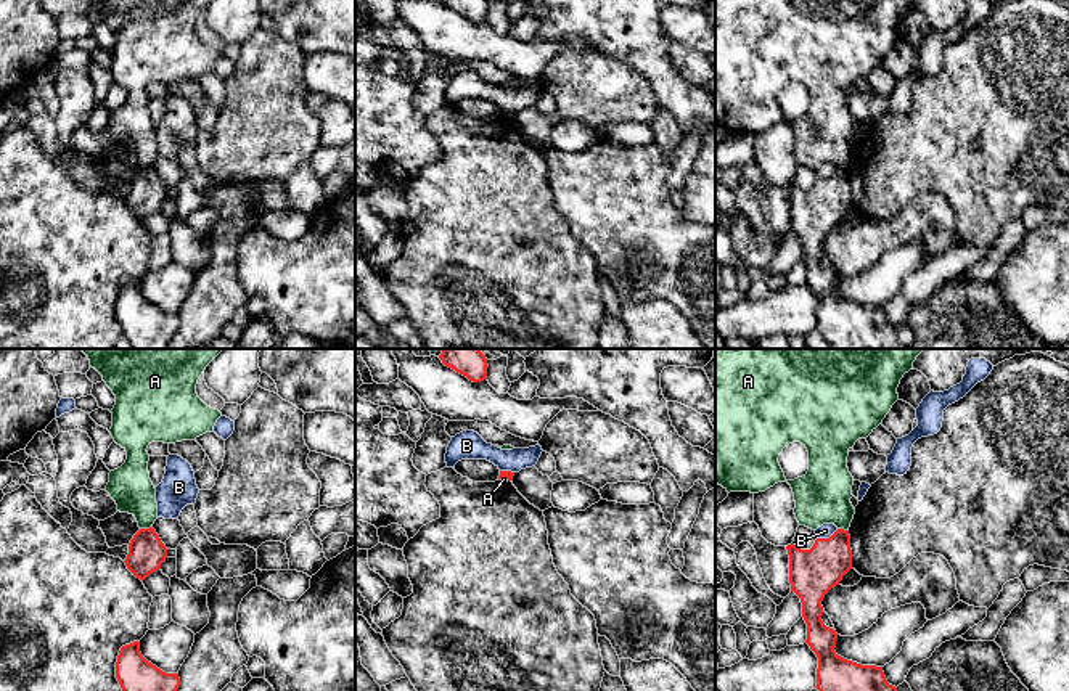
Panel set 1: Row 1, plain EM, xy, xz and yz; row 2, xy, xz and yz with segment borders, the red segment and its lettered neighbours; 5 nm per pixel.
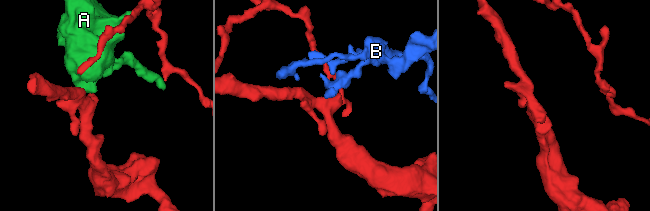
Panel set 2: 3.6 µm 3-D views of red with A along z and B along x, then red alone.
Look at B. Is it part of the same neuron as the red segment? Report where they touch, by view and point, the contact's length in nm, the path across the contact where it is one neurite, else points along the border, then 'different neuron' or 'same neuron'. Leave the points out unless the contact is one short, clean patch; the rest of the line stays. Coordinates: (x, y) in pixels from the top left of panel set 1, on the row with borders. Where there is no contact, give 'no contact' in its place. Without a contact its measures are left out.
contact yz (827, 539); length 120 nm; border yz (838, 529), (828, 537), (817, 539); different neuron

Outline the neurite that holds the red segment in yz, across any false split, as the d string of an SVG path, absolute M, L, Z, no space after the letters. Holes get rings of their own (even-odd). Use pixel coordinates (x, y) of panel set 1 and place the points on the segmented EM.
M838 529L829 538L817 538L810 550L786 546L789 554L789 583L802 603L807 624L805 643L818 657L818 691L897 691L889 685L883 667L862 665L836 654L836 630L821 620L825 595L839 585L852 569L849 530Z

